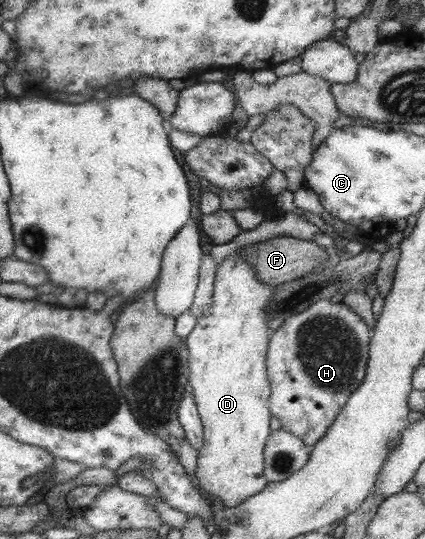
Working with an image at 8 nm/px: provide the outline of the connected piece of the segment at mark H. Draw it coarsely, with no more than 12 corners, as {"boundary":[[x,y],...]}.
{"boundary":[[328,299],[268,339],[267,407],[304,445],[366,377],[368,327]]}

